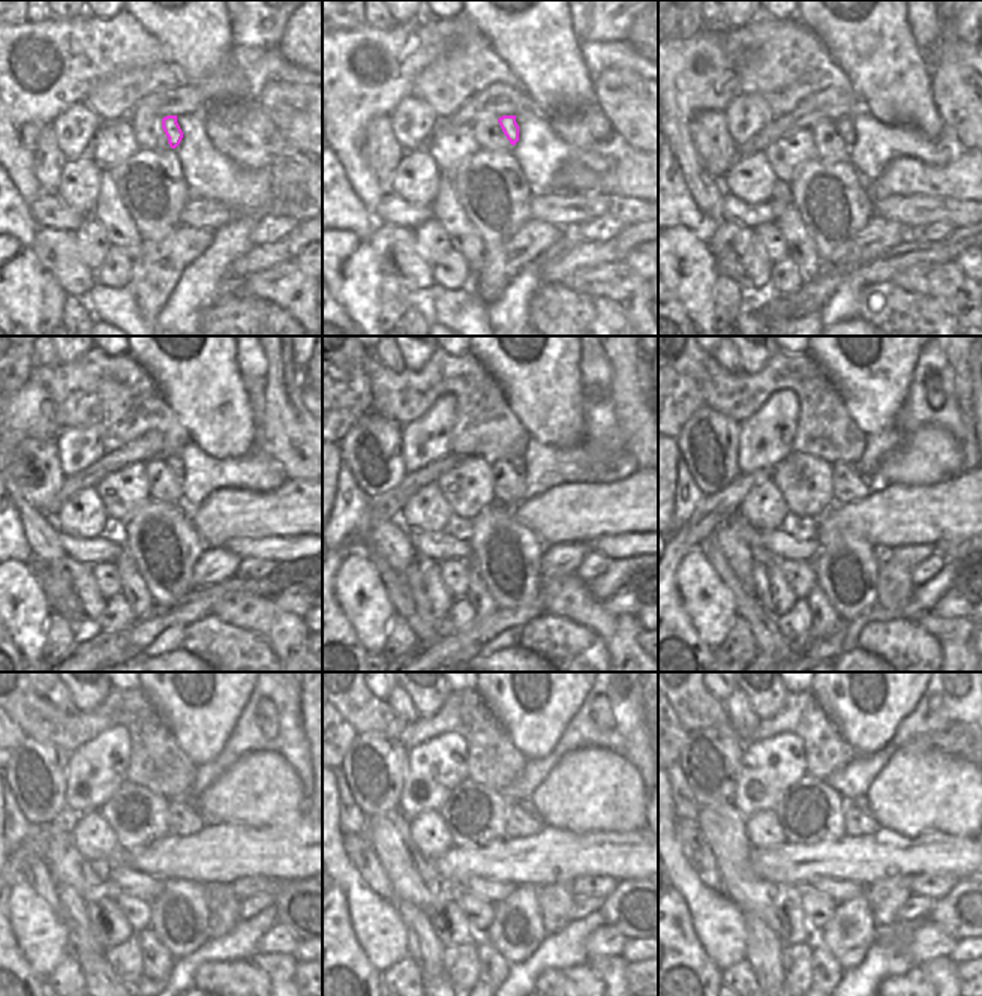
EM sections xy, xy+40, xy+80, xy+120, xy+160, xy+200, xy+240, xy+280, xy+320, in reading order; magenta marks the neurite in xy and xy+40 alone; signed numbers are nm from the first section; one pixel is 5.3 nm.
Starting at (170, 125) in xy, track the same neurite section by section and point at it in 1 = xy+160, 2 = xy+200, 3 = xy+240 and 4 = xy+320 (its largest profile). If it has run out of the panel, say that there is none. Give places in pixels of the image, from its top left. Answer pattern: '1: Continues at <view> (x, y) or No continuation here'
1: Continues at xy+160 (517, 464)
2: Continues at xy+200 (856, 467)
3: Continues at xy+240 (189, 801)
4: Continues at xy+320 (862, 804).

